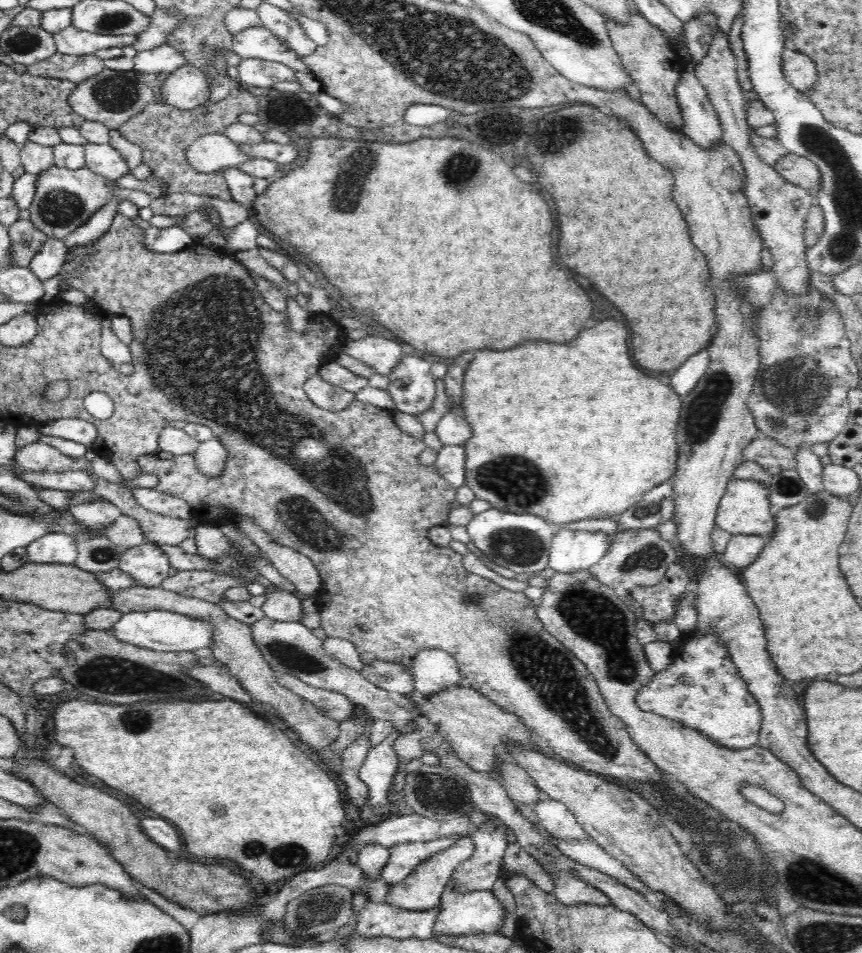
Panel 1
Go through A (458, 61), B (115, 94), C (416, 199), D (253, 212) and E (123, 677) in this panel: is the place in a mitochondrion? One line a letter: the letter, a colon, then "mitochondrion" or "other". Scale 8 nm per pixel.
A: mitochondrion
B: mitochondrion
C: other
D: other
E: mitochondrion

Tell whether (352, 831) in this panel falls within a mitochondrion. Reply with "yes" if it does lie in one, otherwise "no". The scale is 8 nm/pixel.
no

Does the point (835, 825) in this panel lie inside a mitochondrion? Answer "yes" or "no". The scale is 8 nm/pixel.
no

